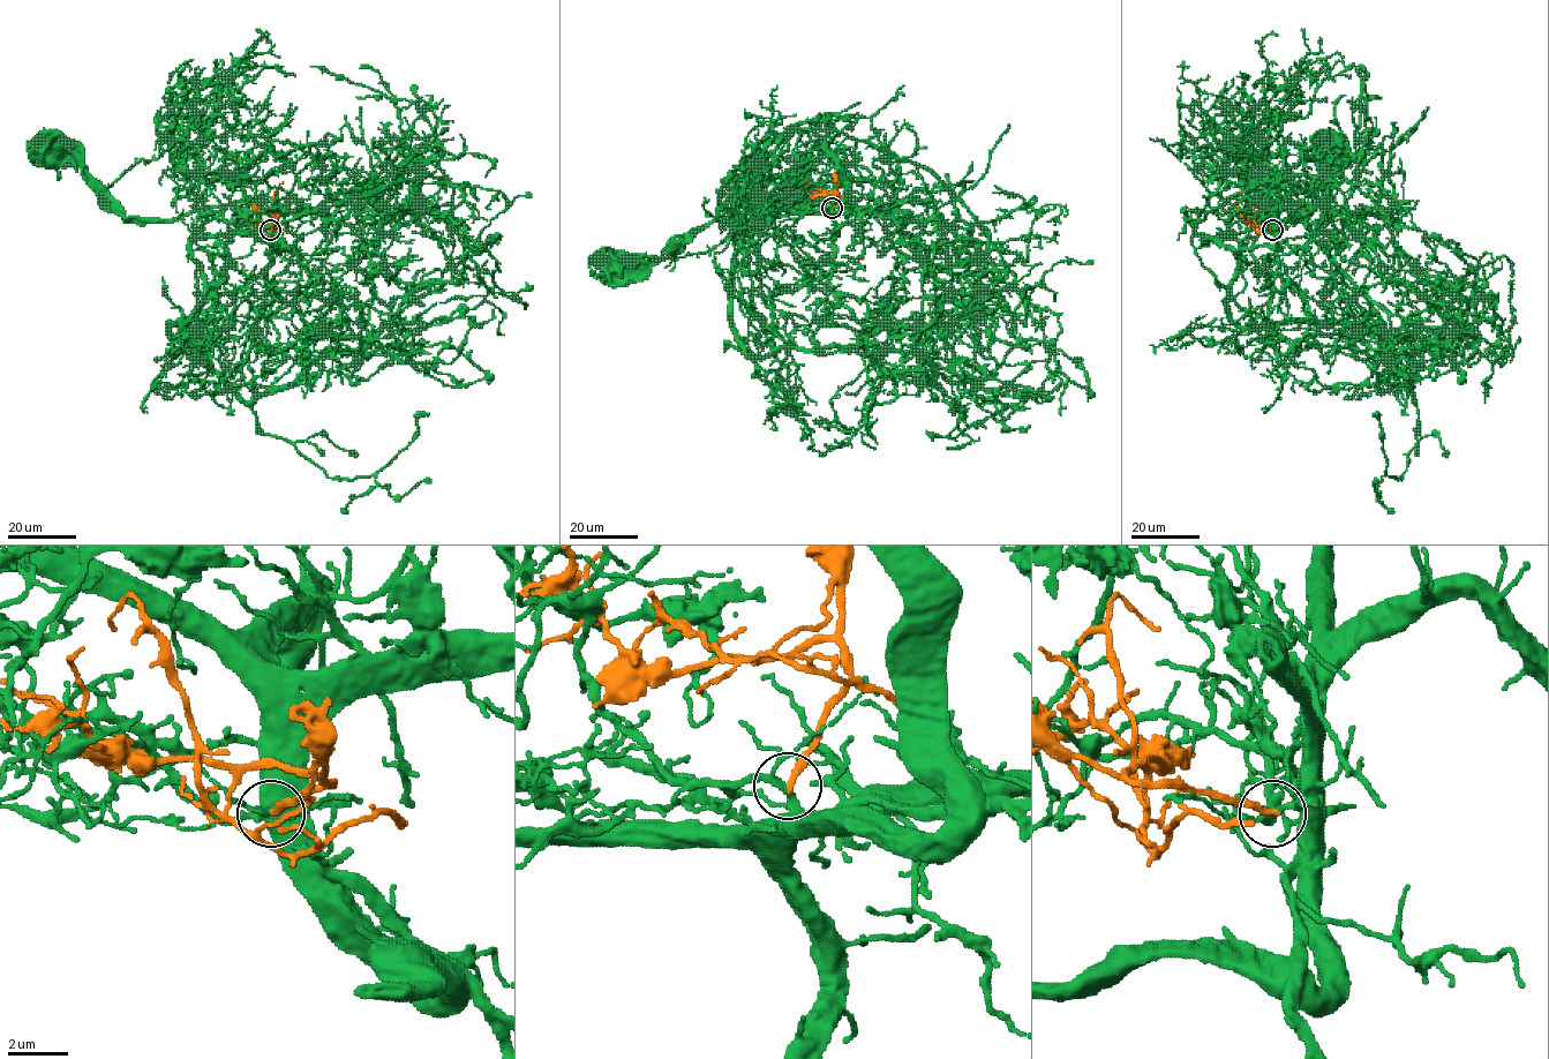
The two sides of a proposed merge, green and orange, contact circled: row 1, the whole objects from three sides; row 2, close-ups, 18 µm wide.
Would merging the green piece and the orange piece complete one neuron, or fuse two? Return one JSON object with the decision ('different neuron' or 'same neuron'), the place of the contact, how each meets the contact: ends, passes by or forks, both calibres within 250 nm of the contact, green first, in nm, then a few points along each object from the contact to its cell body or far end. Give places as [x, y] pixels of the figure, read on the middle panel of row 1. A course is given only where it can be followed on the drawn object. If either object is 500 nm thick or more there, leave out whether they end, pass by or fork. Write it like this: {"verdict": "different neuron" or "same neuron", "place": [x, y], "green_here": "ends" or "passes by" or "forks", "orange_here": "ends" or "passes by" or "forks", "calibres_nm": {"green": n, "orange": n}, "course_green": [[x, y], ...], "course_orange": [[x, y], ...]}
{"verdict": "different neuron", "place": [832, 208], "green_here": "forks", "orange_here": "ends", "calibres_nm": {"green": 200, "orange": 220}, "course_green": [[832, 208], [825, 213], [774, 216], [760, 224], [713, 219], [690, 233], [673, 257], [618, 269]], "course_orange": [[832, 208], [839, 197], [839, 178], [834, 173], [844, 178]]}

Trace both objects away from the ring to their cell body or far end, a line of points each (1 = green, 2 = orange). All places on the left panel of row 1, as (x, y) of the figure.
1: (270, 230), (263, 210), (241, 202), (212, 205), (171, 219), (128, 219), (122, 208), (76, 160), (57, 148)
2: (270, 230), (277, 226), (272, 197), (283, 181)

